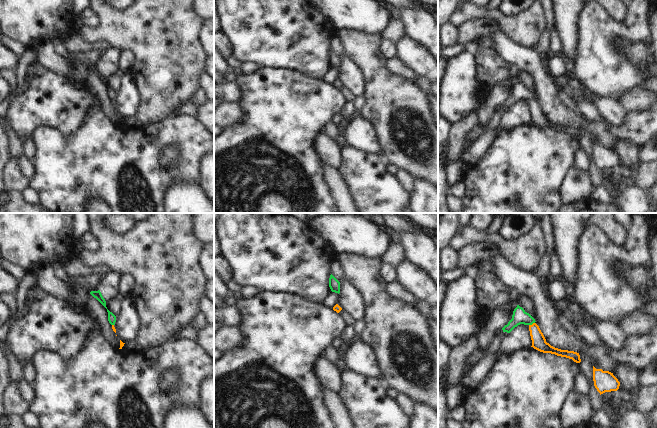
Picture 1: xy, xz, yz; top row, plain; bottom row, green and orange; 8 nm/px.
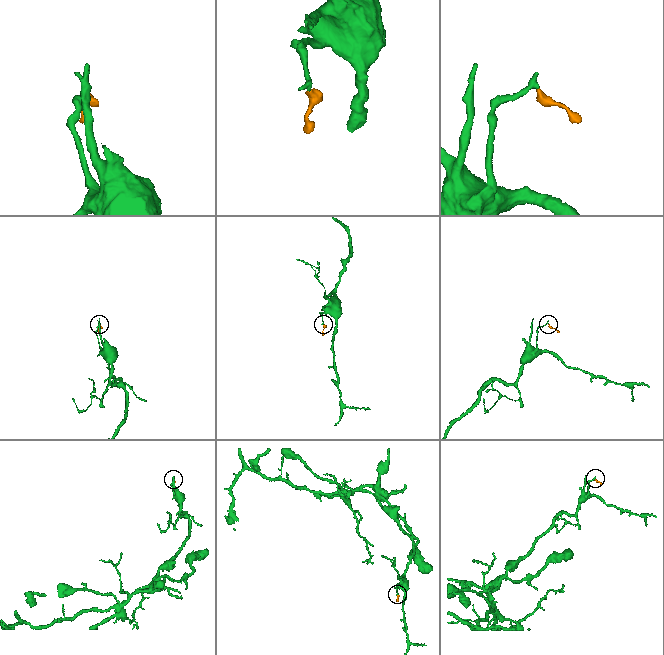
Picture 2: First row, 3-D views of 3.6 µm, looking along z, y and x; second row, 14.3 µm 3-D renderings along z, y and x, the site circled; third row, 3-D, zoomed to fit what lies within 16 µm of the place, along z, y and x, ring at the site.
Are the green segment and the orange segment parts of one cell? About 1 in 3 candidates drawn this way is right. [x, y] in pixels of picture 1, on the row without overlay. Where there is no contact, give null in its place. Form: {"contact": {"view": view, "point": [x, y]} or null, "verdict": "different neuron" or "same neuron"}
{"contact": {"view": "yz", "point": [531, 100]}, "verdict": "same neuron"}

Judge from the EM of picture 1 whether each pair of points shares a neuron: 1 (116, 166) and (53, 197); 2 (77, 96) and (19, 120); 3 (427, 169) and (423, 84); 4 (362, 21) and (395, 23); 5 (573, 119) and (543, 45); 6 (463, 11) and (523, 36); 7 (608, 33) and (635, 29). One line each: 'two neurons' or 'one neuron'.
1: one neuron
2: one neuron
3: two neurons
4: two neurons
5: two neurons
6: one neuron
7: one neuron

